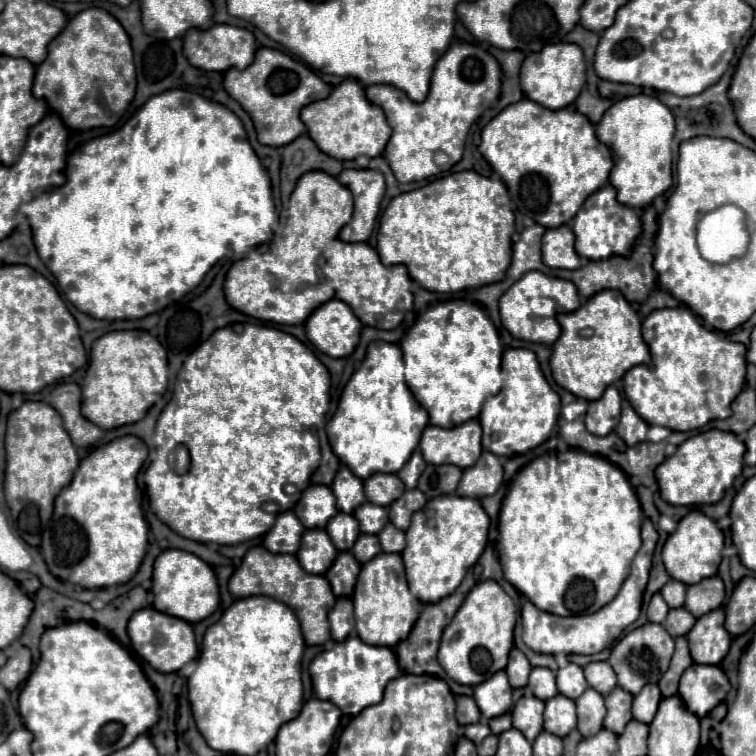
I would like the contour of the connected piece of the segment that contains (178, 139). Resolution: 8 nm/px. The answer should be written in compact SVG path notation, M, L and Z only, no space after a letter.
M171 89L161 95L151 97L121 129L111 135L103 135L85 142L76 151L72 152L67 160L67 183L57 187L55 191L45 191L43 195L35 197L27 205L27 219L33 231L33 241L41 261L47 269L55 275L59 289L65 297L85 315L95 319L141 319L153 313L159 313L169 303L179 301L191 289L195 289L205 273L229 251L231 243L239 243L245 247L263 245L271 239L273 223L275 223L275 205L271 199L271 183L269 175L259 163L257 155L253 153L247 133L233 111L227 107L209 101L197 93Z

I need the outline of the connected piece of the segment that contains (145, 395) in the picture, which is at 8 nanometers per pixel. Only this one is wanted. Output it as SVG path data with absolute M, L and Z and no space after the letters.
M113 331L91 347L89 375L83 385L83 417L101 429L115 429L145 417L149 407L167 389L167 351L147 331Z

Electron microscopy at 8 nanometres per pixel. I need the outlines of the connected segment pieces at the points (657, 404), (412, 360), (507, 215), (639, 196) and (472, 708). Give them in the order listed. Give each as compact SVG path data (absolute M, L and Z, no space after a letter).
M687 307L657 309L643 321L643 339L651 351L649 365L637 365L623 377L625 395L649 425L691 431L709 419L731 417L731 403L745 385L745 345L703 327Z
M453 299L453 301L447 301L447 303L437 303L433 307L429 307L423 315L419 315L414 324L409 329L409 333L405 335L405 339L399 343L401 351L403 351L403 361L405 361L405 381L411 389L411 393L415 395L415 399L427 409L429 413L429 423L431 425L437 425L437 427L457 427L459 423L465 423L465 421L471 421L471 419L477 419L479 413L481 413L481 405L499 393L501 385L503 385L503 371L501 371L501 363L503 363L503 353L507 349L525 349L525 348L504 348L501 336L499 333L499 327L495 326L491 319L487 317L487 313L475 305L475 303L469 303L469 301L463 301L463 299Z
M461 171L397 195L381 215L377 253L385 265L403 263L411 279L427 291L455 293L505 277L514 232L515 216L509 207L507 187L475 171Z
M633 95L617 101L605 111L595 129L597 139L605 143L613 153L615 165L609 181L617 191L619 203L625 207L643 209L673 185L671 141L675 135L675 117L657 97Z
M457 697L457 721L461 725L471 725L481 721L481 713L473 697Z

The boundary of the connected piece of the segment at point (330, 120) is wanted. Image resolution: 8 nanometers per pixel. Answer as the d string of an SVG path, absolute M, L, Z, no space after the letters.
M345 79L339 87L331 91L327 99L321 99L303 107L301 119L309 131L309 137L315 141L315 145L325 155L339 161L357 159L359 155L377 157L383 153L387 139L391 137L391 127L387 127L383 109L367 101L363 85L355 79Z

